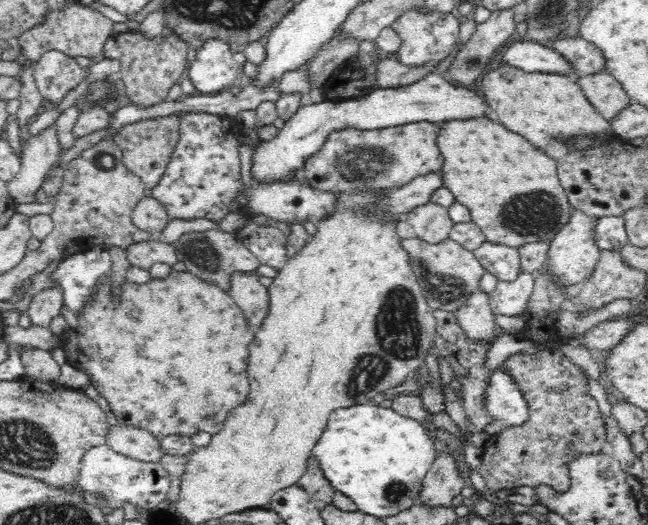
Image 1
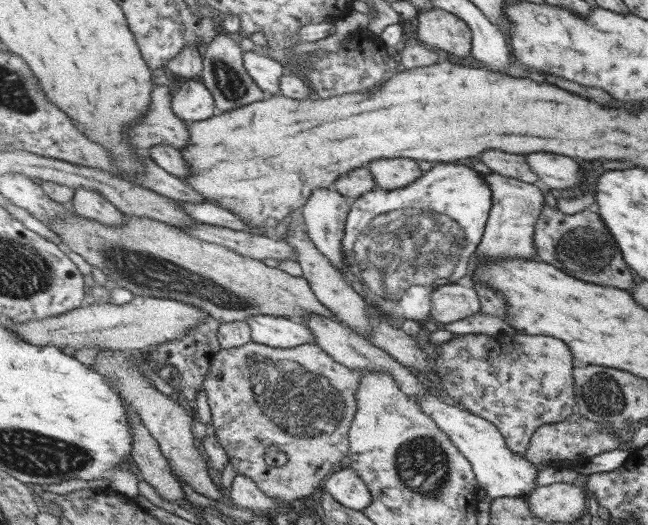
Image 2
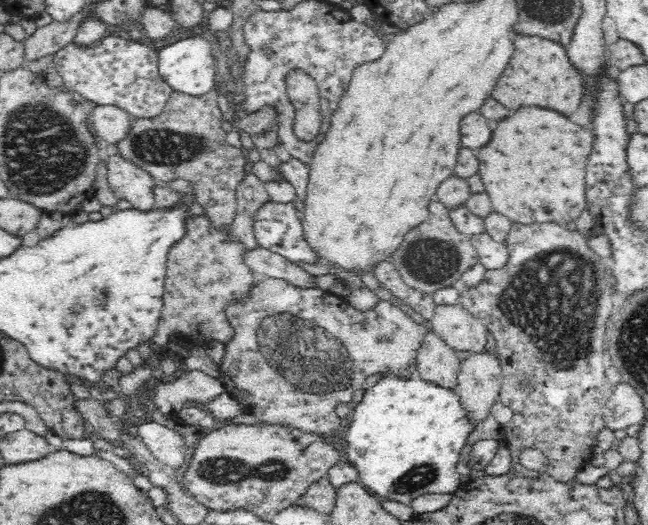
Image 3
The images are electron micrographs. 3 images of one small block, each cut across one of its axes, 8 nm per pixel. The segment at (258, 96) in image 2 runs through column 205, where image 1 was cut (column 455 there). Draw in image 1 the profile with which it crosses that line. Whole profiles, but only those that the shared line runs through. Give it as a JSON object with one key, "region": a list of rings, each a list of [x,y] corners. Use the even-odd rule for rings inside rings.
{"region":[[[514,7],[494,10],[486,22],[475,26],[475,31],[471,38],[455,52],[451,65],[441,69],[441,74],[445,76],[448,82],[470,88],[477,84],[485,70],[489,68],[488,64],[491,55],[499,46],[506,42],[507,38],[510,38],[516,32],[516,20],[514,20],[516,10],[517,8]]]}

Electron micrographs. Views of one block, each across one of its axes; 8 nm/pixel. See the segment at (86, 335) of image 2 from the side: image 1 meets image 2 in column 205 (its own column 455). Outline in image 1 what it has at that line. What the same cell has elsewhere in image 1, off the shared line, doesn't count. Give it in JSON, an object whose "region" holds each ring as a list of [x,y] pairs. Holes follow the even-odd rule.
{"region":[[[483,291],[474,292],[454,314],[456,323],[468,339],[486,342],[493,336],[497,324],[489,297]]]}

